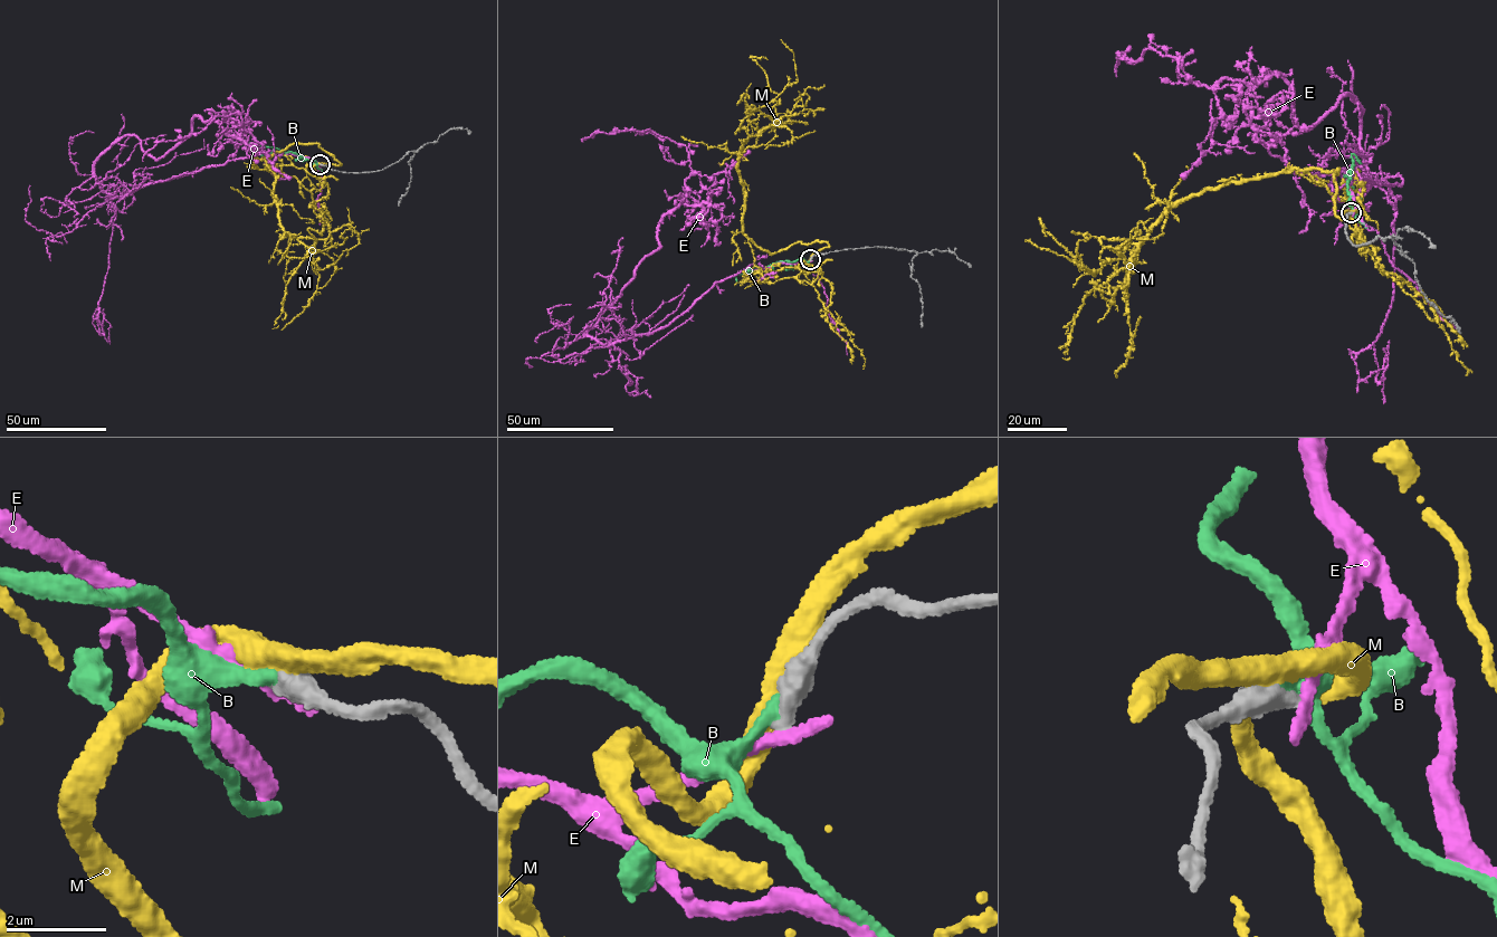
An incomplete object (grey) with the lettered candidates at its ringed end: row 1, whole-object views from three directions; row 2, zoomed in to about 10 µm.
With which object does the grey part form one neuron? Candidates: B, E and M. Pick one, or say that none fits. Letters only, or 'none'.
B

